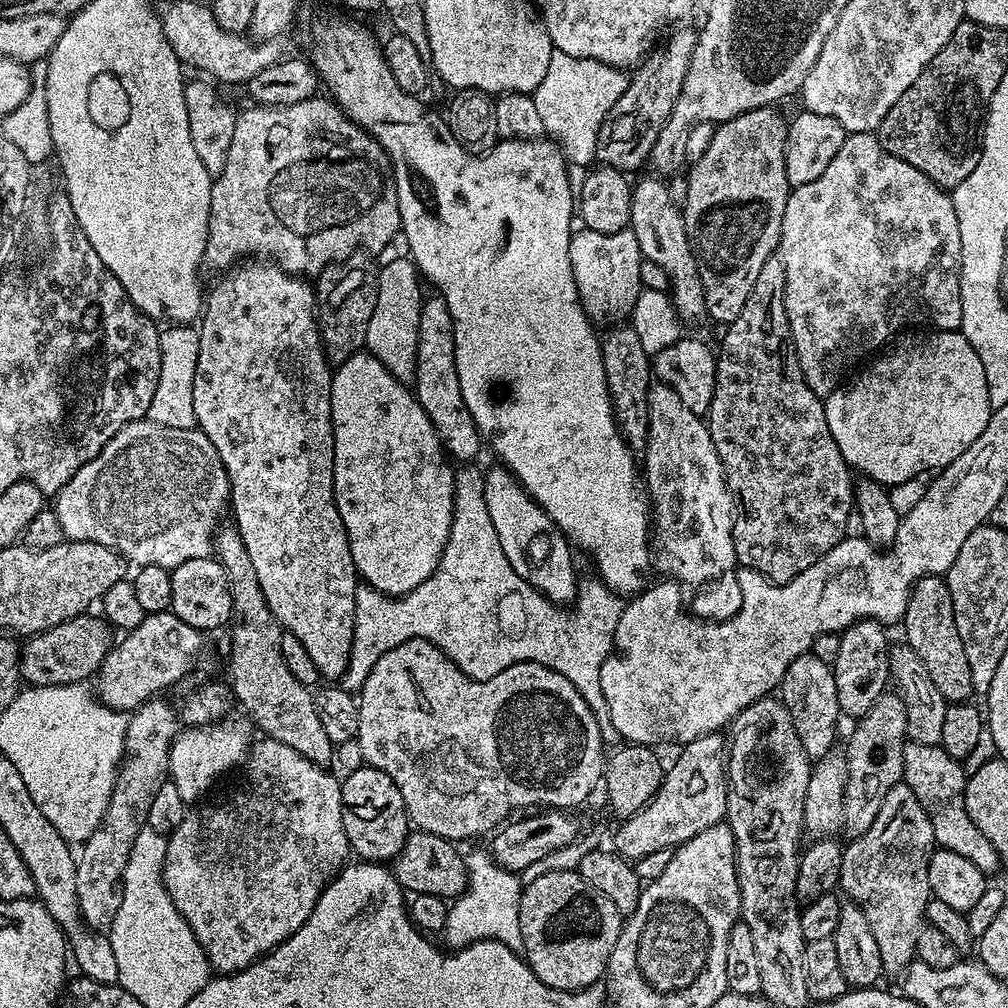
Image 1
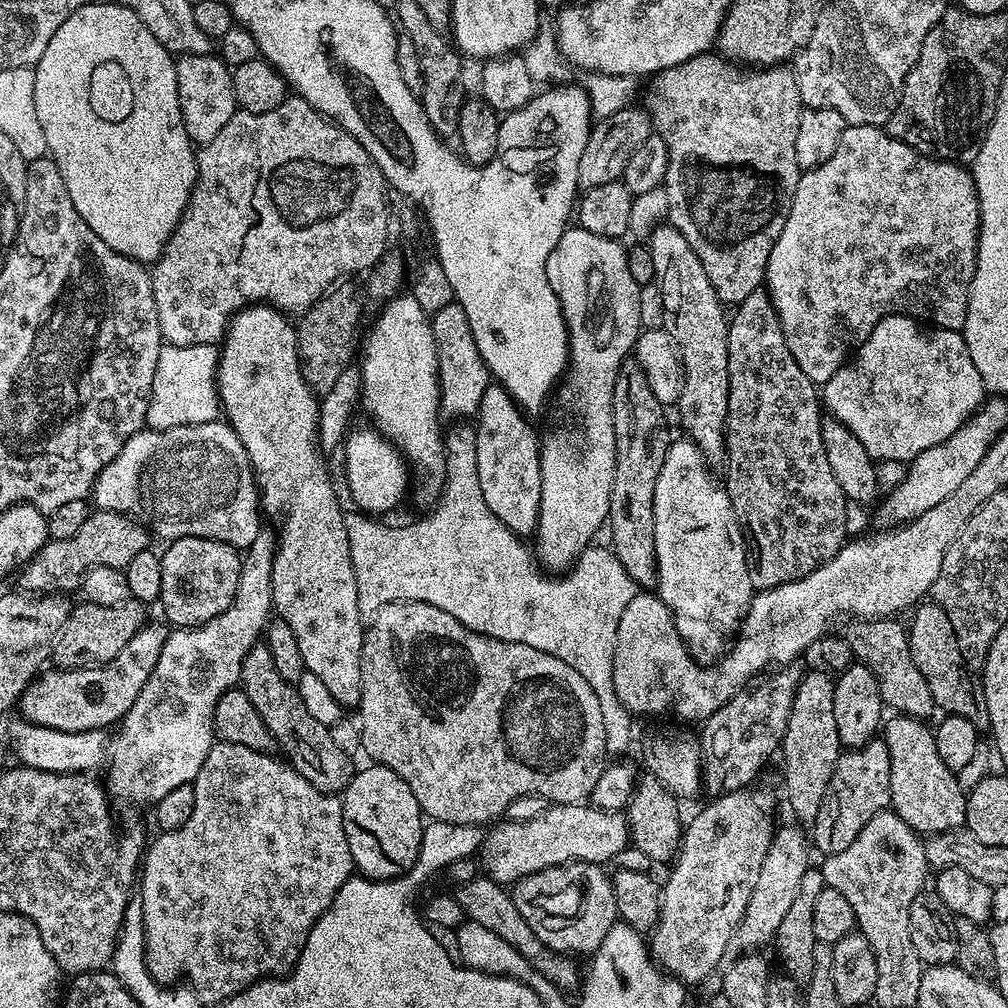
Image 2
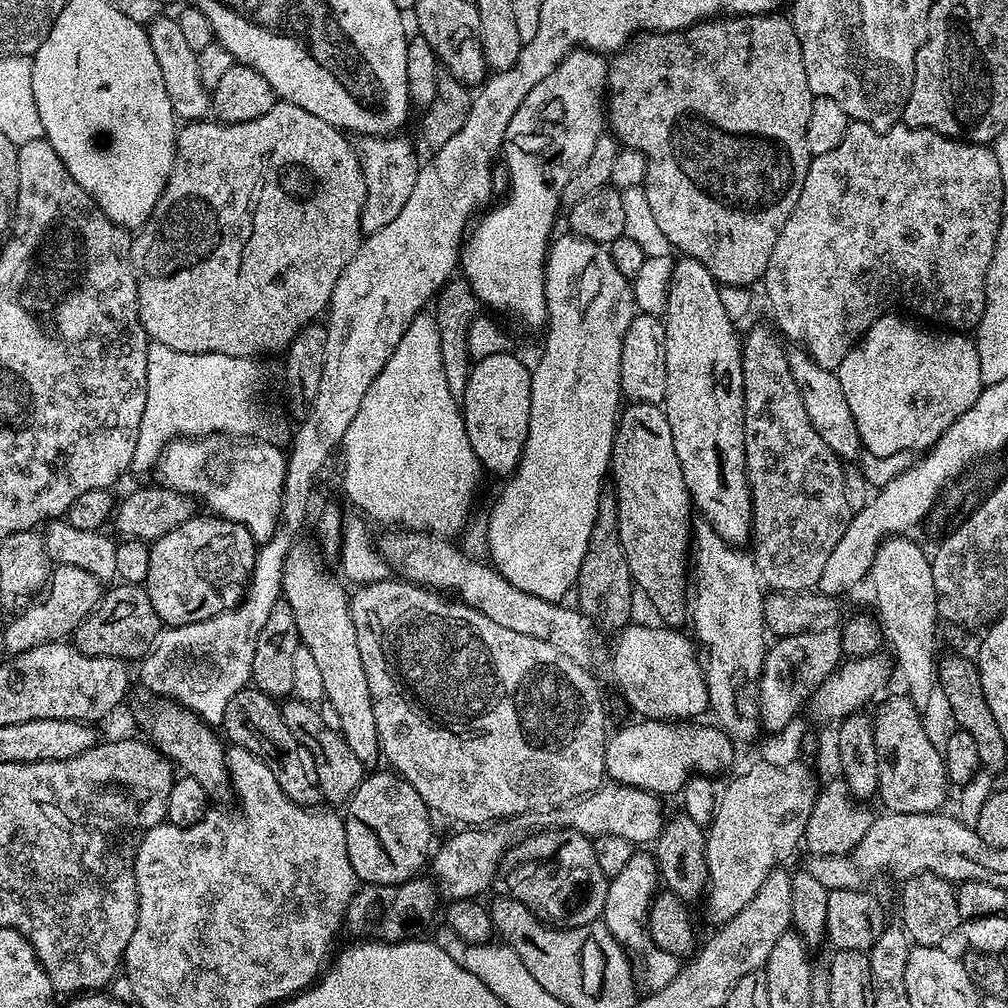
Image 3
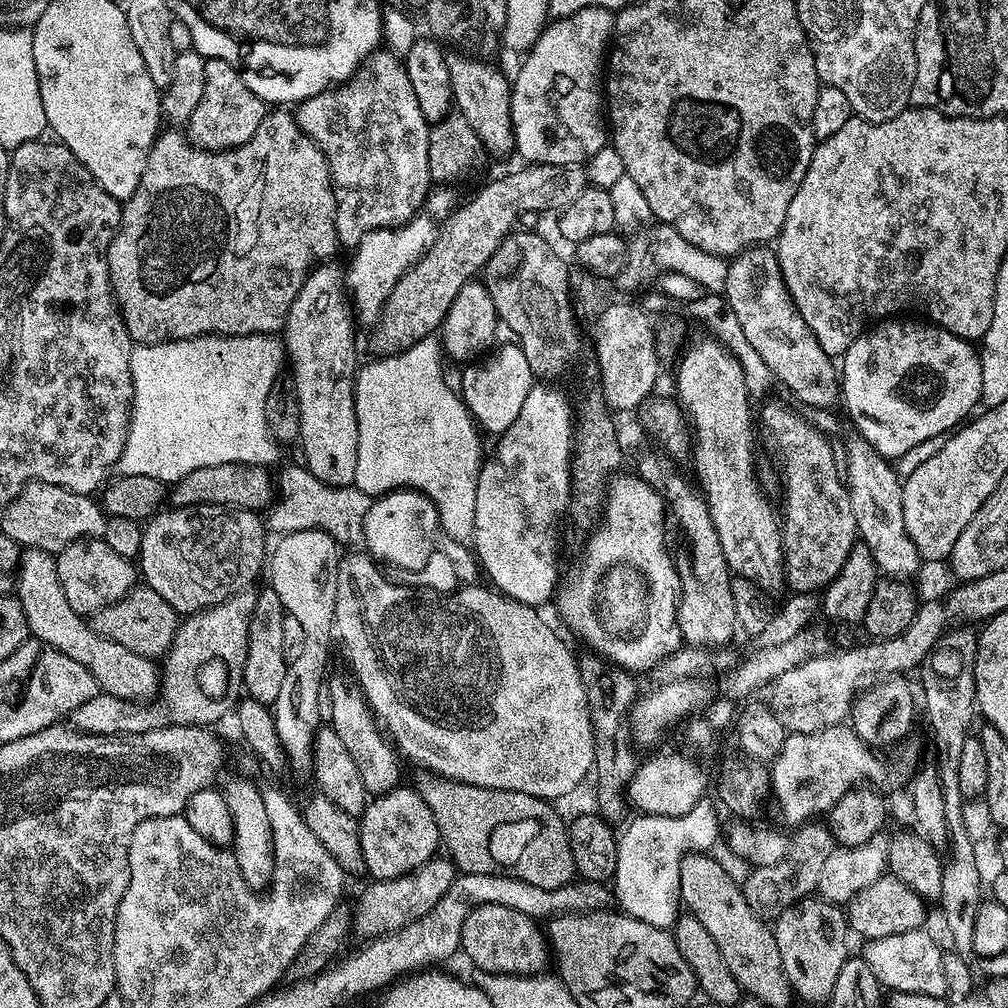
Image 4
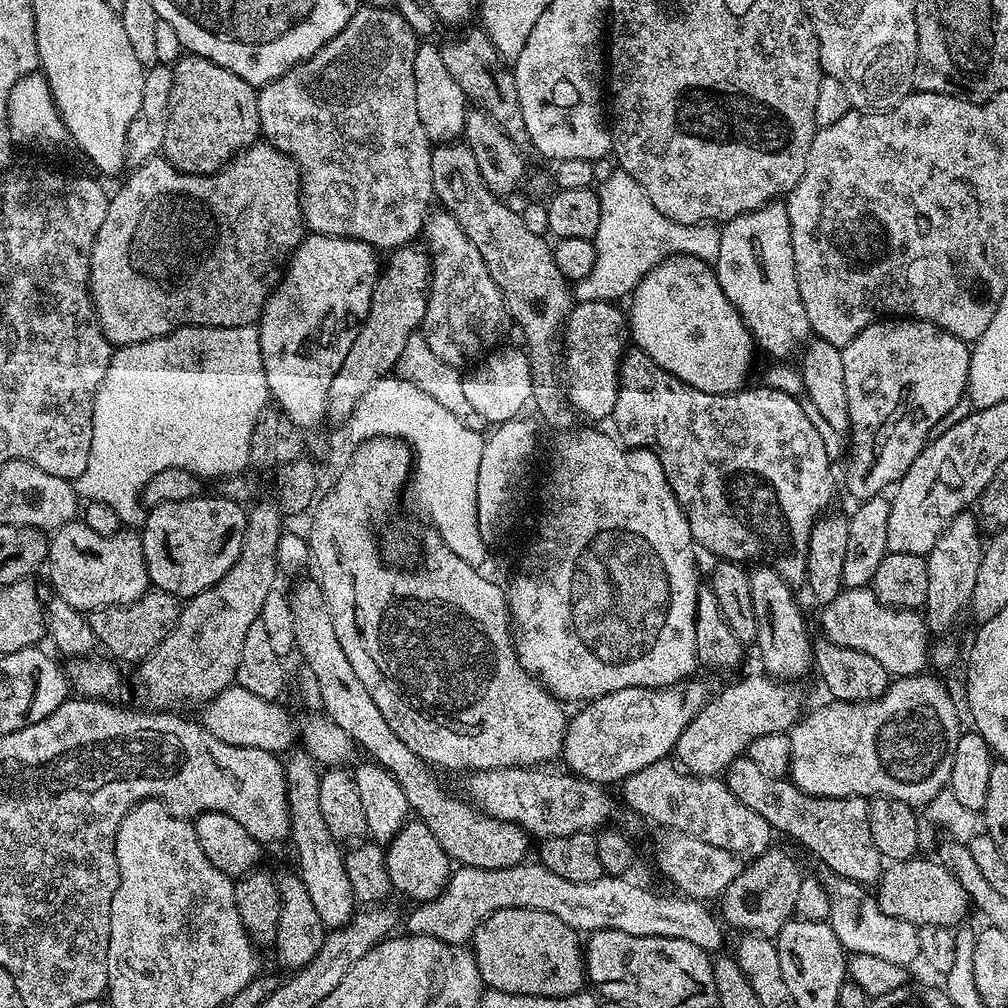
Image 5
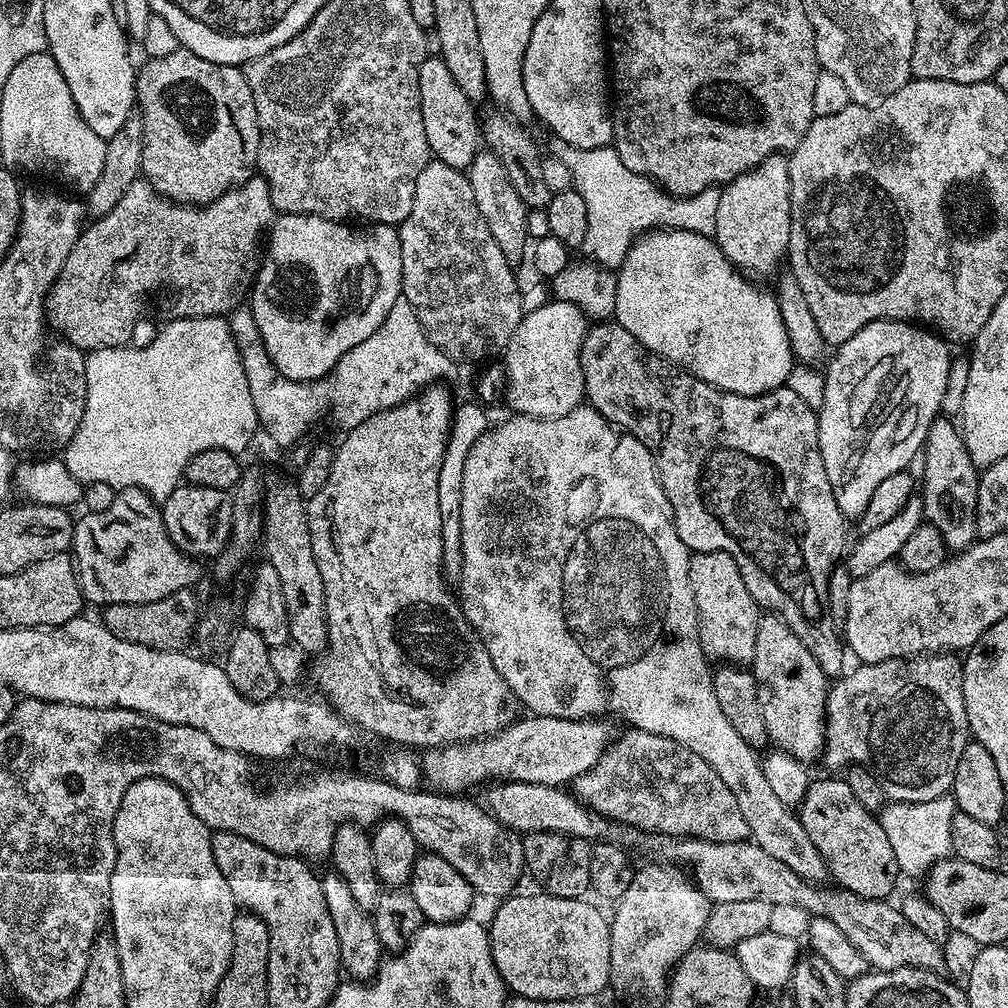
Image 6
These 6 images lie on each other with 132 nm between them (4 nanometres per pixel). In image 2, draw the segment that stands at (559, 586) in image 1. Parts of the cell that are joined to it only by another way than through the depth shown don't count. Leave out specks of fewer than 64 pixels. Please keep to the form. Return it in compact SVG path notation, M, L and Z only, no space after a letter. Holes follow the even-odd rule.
M489 383L486 394L482 394L480 409L474 417L476 429L476 449L478 450L478 486L482 486L482 498L490 506L490 514L502 522L510 531L520 538L528 538L536 531L538 510L542 498L542 470L540 469L540 445L535 432L528 426L529 417L505 388L499 384Z

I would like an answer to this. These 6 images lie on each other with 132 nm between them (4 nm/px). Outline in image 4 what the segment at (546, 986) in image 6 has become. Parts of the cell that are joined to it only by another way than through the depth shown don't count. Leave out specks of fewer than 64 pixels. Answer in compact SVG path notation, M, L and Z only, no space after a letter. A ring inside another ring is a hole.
M479 904L469 911L466 922L460 931L459 947L462 952L472 959L472 968L481 972L493 972L494 974L510 974L511 976L539 976L550 964L550 949L545 936L533 917L522 914L518 910L510 910L510 906L498 906L497 904Z

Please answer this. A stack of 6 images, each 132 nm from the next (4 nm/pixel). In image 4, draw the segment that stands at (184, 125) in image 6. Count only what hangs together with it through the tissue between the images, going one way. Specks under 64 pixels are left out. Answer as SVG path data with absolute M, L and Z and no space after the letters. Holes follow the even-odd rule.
M212 74L207 77L203 100L186 123L186 135L198 148L210 152L222 152L225 148L236 148L238 145L247 142L254 134L254 130L258 130L258 126L264 121L265 115L266 105L264 101L259 100L239 78L233 79L233 84L231 84L230 81L219 80Z

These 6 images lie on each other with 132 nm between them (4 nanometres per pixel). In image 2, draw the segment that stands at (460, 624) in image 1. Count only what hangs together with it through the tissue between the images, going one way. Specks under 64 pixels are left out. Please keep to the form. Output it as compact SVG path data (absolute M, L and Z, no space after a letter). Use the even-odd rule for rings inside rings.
M468 422L453 424L456 425L447 429L444 438L444 489L440 491L440 498L429 511L433 511L429 516L424 516L405 528L379 524L376 521L379 519L359 510L349 511L344 517L361 613L374 614L382 606L403 600L424 602L450 614L464 628L477 632L479 636L534 646L534 650L542 650L546 654L554 654L554 658L562 658L566 666L574 666L574 670L578 670L578 674L582 674L586 682L590 682L590 690L594 690L602 706L607 755L622 755L632 744L634 716L622 706L614 690L614 650L622 610L626 610L626 606L630 606L630 602L634 602L638 594L634 578L626 574L622 562L618 562L608 546L588 547L567 572L555 578L541 571L534 563L533 553L524 549L525 541L506 526L502 526L502 522L498 522L498 518L490 514L486 498L482 498L482 486L478 486L475 427Z

